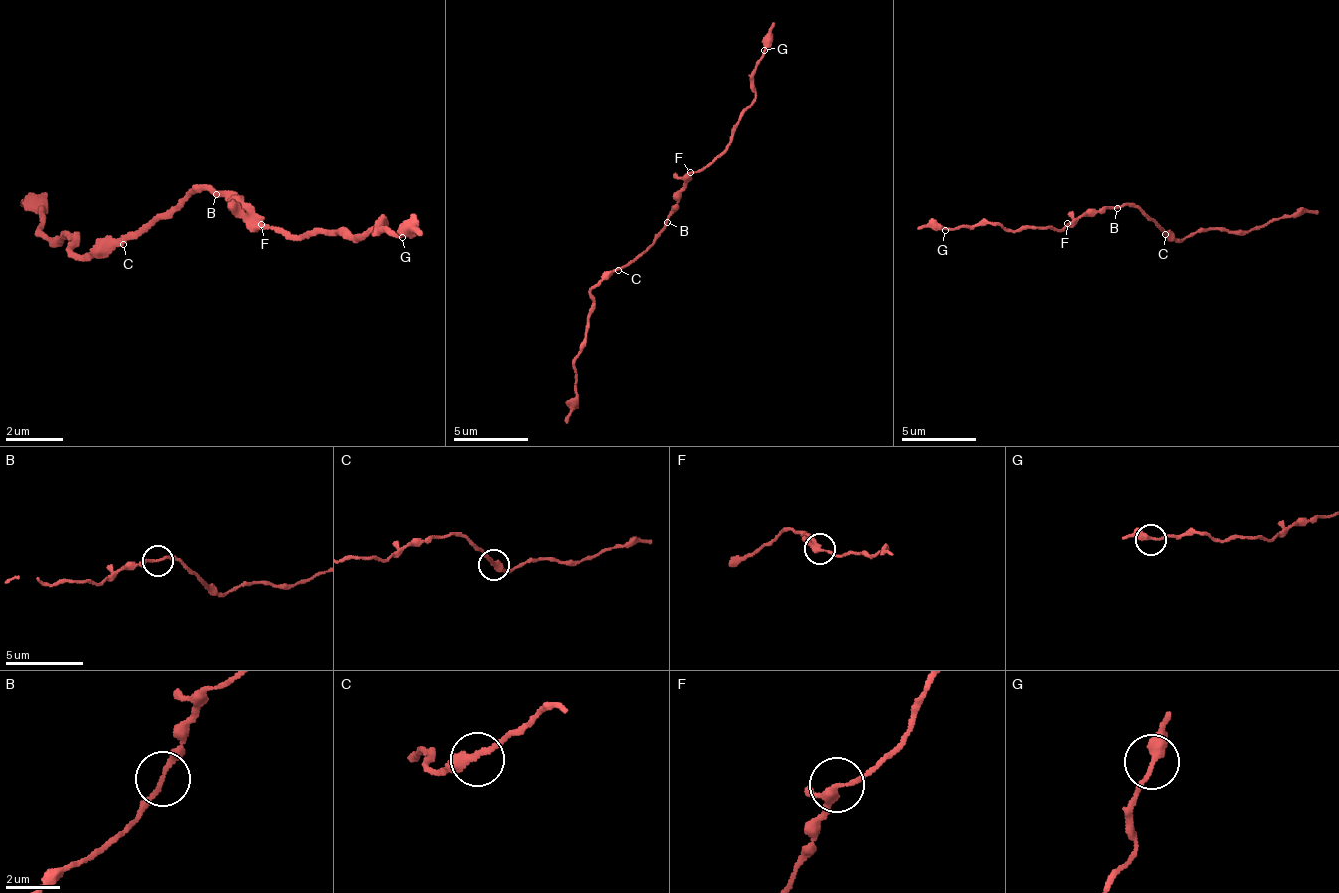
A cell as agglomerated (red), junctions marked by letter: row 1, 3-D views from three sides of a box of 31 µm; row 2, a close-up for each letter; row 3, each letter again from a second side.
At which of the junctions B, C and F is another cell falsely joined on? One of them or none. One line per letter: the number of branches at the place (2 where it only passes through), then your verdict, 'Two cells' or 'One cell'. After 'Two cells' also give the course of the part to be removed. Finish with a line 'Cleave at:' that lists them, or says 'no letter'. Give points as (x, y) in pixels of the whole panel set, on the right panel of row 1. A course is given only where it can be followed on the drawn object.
B: Branches: 2. One cell
C: Branches: 2. One cell
F: Branches: 3. One cell
Cleave at: no letter

